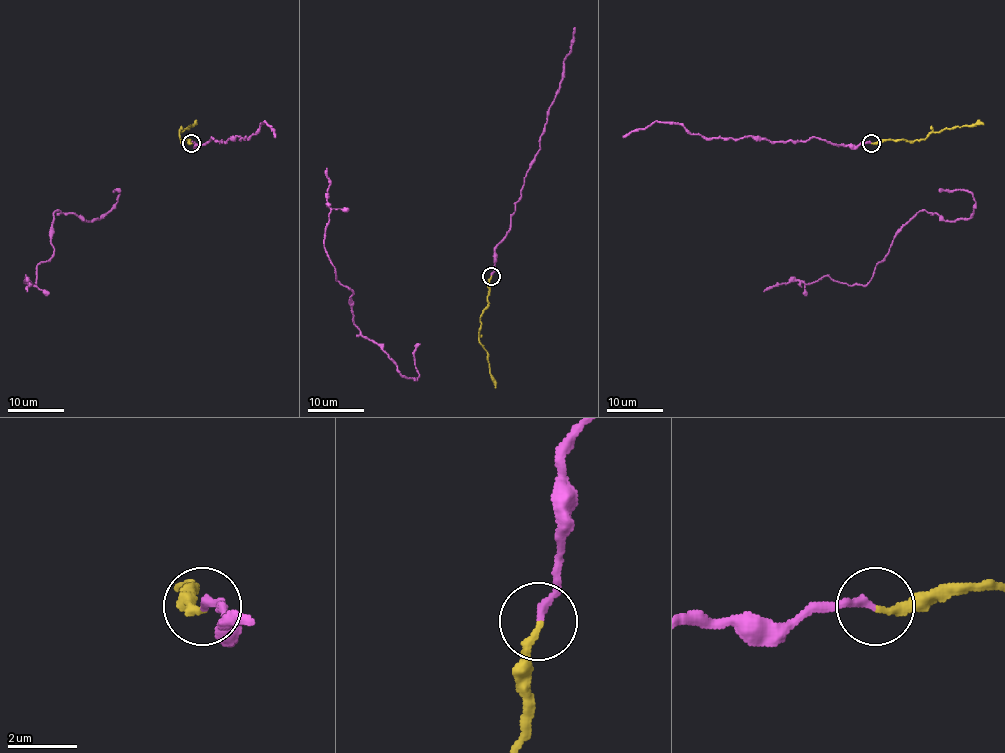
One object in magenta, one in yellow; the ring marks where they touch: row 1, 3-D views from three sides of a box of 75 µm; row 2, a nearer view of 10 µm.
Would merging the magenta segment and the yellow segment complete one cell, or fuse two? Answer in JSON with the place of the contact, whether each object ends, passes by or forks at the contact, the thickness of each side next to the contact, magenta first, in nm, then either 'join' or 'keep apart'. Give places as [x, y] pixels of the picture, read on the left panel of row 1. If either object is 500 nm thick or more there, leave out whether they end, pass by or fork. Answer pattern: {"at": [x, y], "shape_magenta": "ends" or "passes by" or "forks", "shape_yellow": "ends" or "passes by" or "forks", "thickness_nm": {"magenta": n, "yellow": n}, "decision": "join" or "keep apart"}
{"at": [191, 143], "shape_magenta": "ends", "shape_yellow": "ends", "thickness_nm": {"magenta": 240, "yellow": 200}, "decision": "join"}

